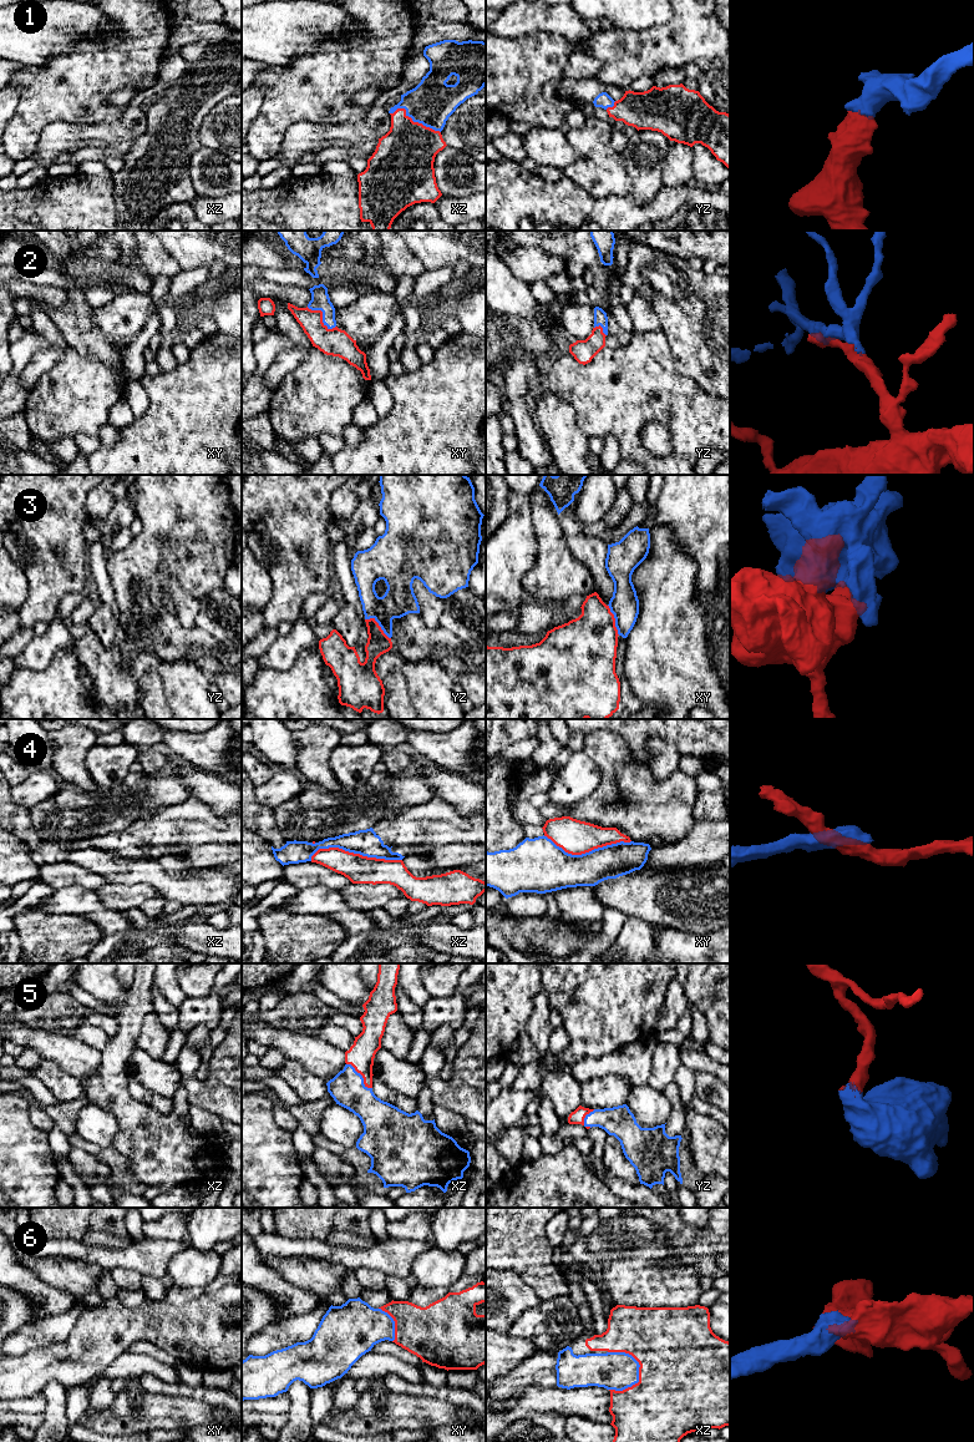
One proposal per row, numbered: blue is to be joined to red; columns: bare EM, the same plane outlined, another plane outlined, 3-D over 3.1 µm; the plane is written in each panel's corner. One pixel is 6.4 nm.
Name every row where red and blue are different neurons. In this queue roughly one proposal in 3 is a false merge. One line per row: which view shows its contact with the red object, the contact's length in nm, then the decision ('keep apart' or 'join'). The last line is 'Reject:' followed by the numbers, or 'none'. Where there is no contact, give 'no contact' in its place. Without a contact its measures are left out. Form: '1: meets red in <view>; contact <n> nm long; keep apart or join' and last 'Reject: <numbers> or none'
1: meets red in xz; contact 360 nm long; join
2: meets red in xy; contact 240 nm long; join
3: meets red in yz; contact 220 nm long; keep apart
4: meets red in xz; contact 600 nm long; keep apart
5: meets red in xz; contact 240 nm long; join
6: meets red in xz; contact 280 nm long; join
Reject: 3, 4

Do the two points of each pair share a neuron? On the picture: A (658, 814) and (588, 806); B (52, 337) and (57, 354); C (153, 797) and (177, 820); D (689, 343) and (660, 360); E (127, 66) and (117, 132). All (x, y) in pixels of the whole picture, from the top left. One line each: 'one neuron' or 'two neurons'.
A: one neuron
B: one neuron
C: two neurons
D: two neurons
E: two neurons

